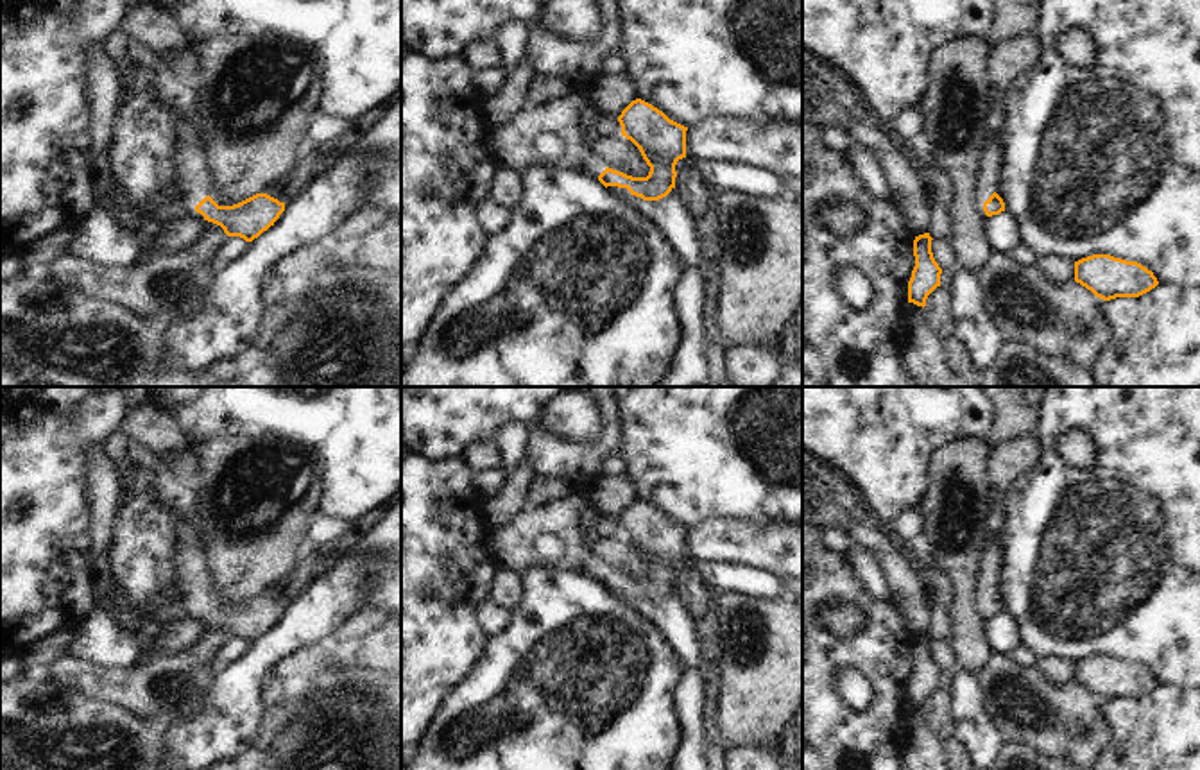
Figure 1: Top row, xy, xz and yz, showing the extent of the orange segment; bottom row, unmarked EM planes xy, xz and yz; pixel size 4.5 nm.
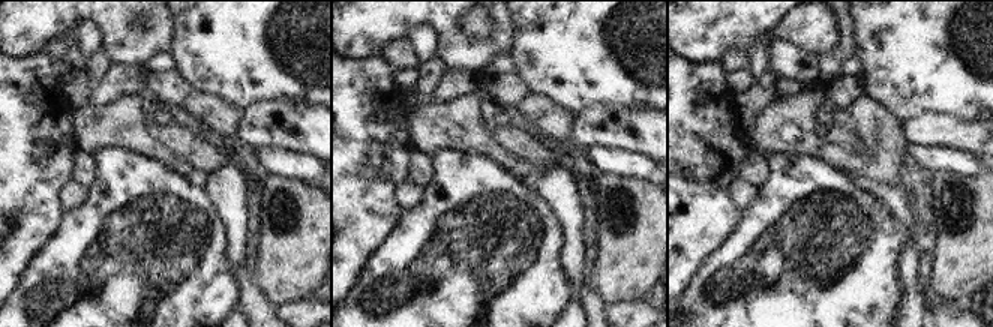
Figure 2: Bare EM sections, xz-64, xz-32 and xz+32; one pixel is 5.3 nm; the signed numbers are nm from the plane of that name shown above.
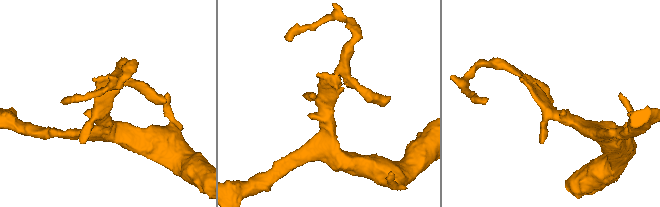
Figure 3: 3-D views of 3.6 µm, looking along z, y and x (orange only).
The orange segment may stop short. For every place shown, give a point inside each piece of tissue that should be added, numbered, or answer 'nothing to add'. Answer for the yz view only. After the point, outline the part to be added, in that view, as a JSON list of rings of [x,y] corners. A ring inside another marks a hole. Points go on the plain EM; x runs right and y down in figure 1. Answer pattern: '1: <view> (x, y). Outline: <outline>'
1: yz (991, 577). Outline: [[[990,537],[985,546],[985,559],[981,562],[978,596],[981,605],[999,589],[1003,580],[1005,550],[999,539]]]

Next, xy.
1: xy (188, 588). Outline: [[[176,523],[176,543],[172,553],[172,582],[154,603],[133,609],[124,603],[122,591],[115,580],[107,582],[107,609],[122,616],[136,630],[152,634],[165,630],[170,623],[197,618],[195,607],[210,596],[210,582],[202,546],[188,523]]]

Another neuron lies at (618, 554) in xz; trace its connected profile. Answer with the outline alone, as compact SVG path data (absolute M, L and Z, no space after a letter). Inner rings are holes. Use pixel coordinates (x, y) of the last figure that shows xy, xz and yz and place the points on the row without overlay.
M621 535L613 539L596 539L589 546L591 555L609 569L632 578L647 578L650 568L643 560L639 550Z

